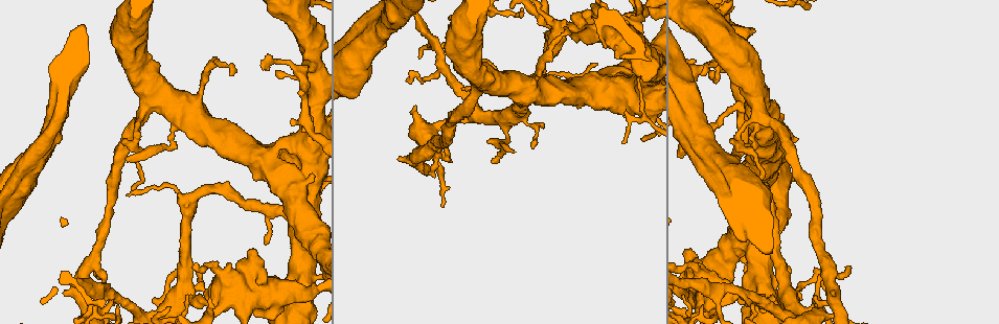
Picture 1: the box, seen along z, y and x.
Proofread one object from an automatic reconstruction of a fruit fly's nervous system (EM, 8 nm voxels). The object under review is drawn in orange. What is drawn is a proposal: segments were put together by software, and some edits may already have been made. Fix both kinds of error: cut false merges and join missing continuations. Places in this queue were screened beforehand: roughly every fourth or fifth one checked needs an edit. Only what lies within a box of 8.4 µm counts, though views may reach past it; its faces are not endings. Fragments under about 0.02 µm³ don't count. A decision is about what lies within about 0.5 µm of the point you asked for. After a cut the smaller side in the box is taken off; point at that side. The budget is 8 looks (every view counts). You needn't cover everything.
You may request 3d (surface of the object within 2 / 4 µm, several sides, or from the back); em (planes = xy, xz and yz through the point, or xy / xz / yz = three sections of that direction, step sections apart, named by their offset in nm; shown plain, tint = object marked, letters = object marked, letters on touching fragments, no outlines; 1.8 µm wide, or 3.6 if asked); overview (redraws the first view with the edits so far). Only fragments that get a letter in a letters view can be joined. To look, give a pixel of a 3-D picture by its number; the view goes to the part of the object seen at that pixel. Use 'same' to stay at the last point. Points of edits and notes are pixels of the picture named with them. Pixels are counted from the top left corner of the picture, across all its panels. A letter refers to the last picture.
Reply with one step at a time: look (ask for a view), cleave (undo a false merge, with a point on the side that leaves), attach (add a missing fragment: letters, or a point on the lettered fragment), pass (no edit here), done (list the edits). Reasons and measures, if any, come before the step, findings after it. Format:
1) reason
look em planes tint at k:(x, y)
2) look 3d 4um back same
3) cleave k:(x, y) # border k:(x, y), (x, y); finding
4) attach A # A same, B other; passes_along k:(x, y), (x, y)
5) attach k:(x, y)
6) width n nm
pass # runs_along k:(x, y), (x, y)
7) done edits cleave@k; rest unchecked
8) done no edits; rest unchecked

sharp bend
look 3d 4um at 1:(222, 303)

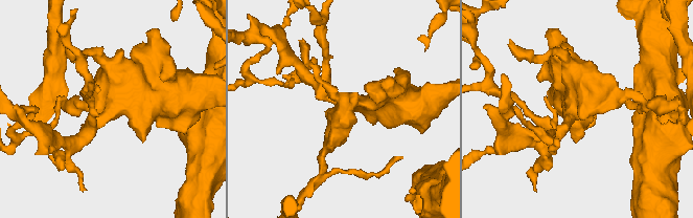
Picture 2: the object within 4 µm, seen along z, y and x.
look em 3.6um yz step 8 letters at 2:(575, 109)

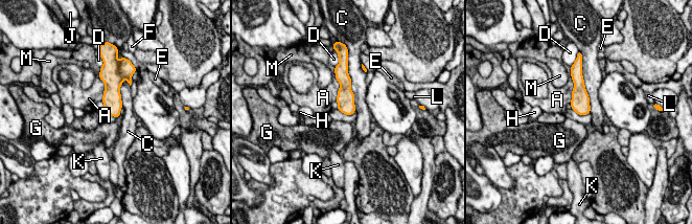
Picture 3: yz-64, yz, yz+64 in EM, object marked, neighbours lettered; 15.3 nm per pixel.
width 280 nm
pass # A other, C other, D other, E other, F other, G other, H other, J other, K other, L other, M other; border 3:(581, 73), (589, 97), (590, 112); one neuron here

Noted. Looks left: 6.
look em planes letters at 1:(823, 263)

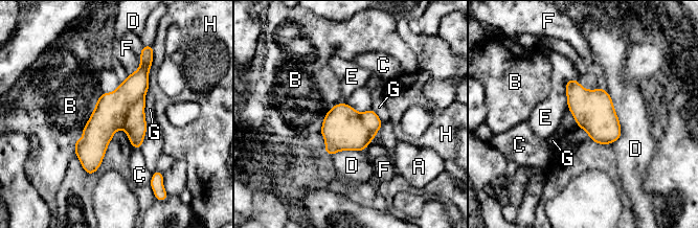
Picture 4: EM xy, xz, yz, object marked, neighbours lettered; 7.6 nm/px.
longest_contact D 420 nm
cleave 4:(135, 127) # A other, B other, C other, D other, E other, F other, G other, H other; two neurons meet here

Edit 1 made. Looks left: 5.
redraw
look overview

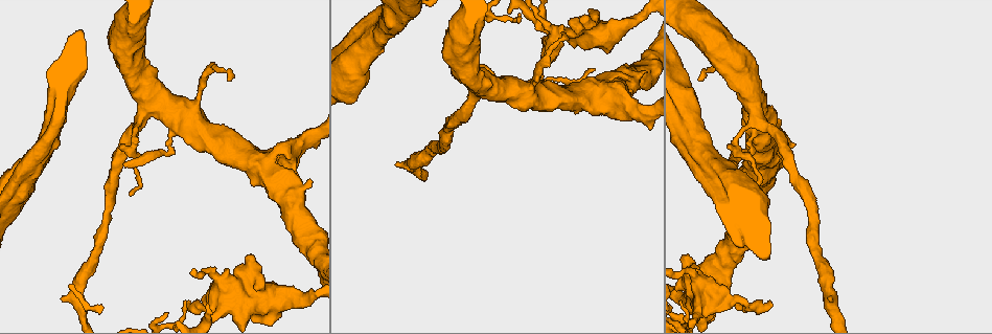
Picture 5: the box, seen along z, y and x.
abrupt turn
look em 3.6um planes letters at 5:(739, 152)

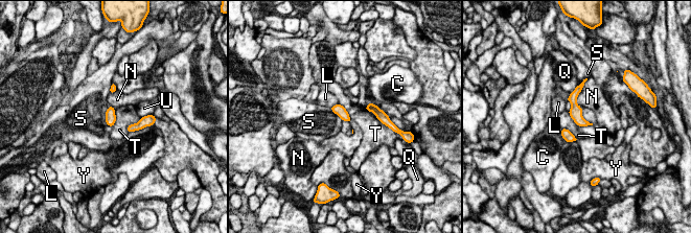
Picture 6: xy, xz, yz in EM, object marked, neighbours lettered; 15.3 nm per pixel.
pass # C other, L other, N other, Q other, S other, T other, U other, Y other; border 6:(108, 108), (106, 124); one neuron here

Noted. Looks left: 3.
done edits cleave@4; rest unchecked

